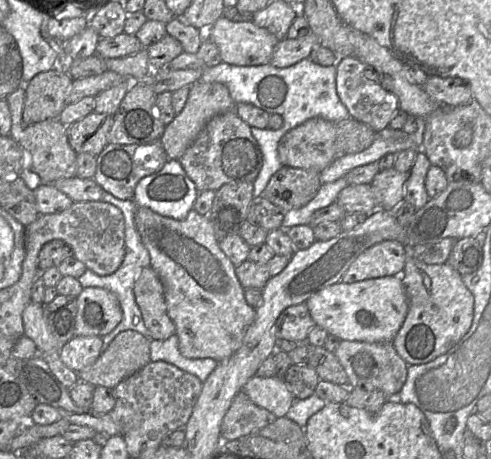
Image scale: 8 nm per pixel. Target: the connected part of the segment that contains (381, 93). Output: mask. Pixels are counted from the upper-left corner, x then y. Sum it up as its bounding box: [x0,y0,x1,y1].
[336,56,399,132]

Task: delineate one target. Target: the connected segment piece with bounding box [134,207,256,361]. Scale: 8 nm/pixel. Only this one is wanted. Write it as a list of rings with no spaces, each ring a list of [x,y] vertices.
[[[138,207],[134,221],[142,243],[150,254],[150,267],[163,285],[167,314],[175,325],[182,356],[190,359],[212,358],[216,361],[229,358],[242,345],[246,330],[255,320],[256,309],[246,302],[245,289],[236,276],[236,266],[221,250],[209,219],[193,209],[184,220],[176,220],[149,208]]]

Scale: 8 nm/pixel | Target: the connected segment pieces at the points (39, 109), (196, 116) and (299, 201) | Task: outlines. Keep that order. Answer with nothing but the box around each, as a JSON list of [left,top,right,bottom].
[[23,52,73,124],[160,80,234,160],[261,167,320,211]]

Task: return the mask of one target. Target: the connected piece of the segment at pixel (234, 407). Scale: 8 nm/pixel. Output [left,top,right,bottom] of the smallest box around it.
[220,390,277,441]

